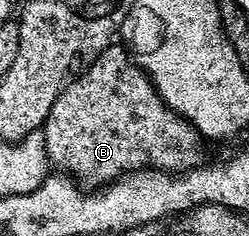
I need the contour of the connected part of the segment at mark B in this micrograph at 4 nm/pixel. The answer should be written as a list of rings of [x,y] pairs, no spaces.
[[[114,48],[103,49],[78,78],[75,76],[67,80],[56,103],[52,103],[52,111],[48,111],[46,124],[40,130],[47,162],[82,187],[108,185],[119,177],[133,173],[135,169],[149,167],[171,174],[195,168],[203,160],[202,153],[198,150],[204,144],[202,134],[194,128],[191,121],[185,121],[180,114],[165,105],[146,72],[125,48]]]

